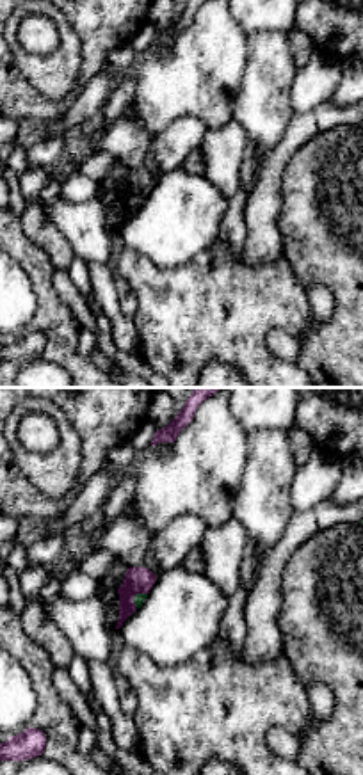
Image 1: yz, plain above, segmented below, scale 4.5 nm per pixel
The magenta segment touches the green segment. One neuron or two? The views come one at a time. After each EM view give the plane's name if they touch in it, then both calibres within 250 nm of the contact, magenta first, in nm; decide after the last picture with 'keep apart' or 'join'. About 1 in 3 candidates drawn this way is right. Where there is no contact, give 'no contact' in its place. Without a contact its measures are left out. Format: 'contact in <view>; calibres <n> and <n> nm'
contact in yz; calibres 130 and 50 nm

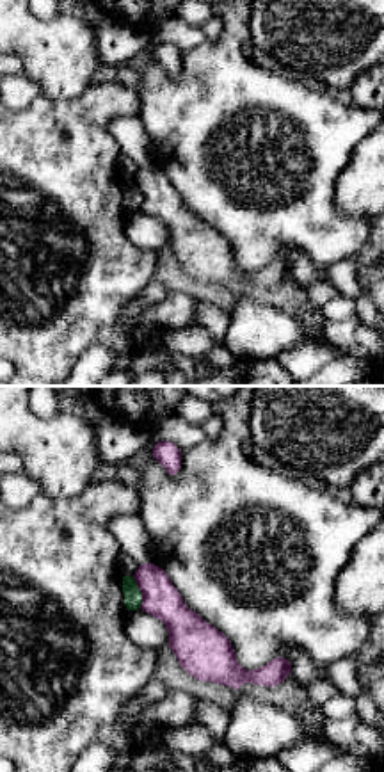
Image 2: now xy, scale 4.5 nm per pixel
contact in xy; calibres 170 and 80 nm

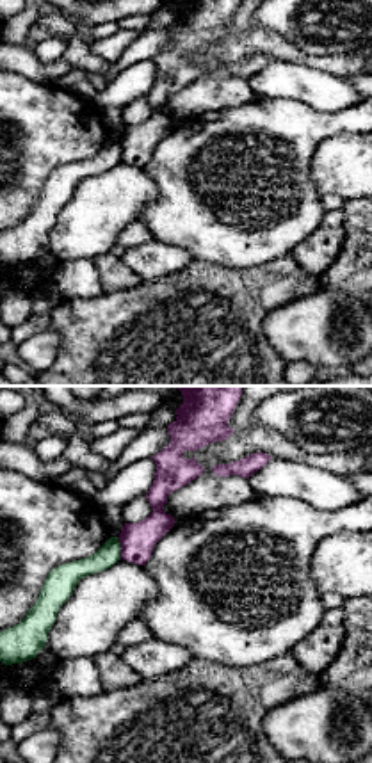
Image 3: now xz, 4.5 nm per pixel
contact in xz; calibres 160 and 100 nm

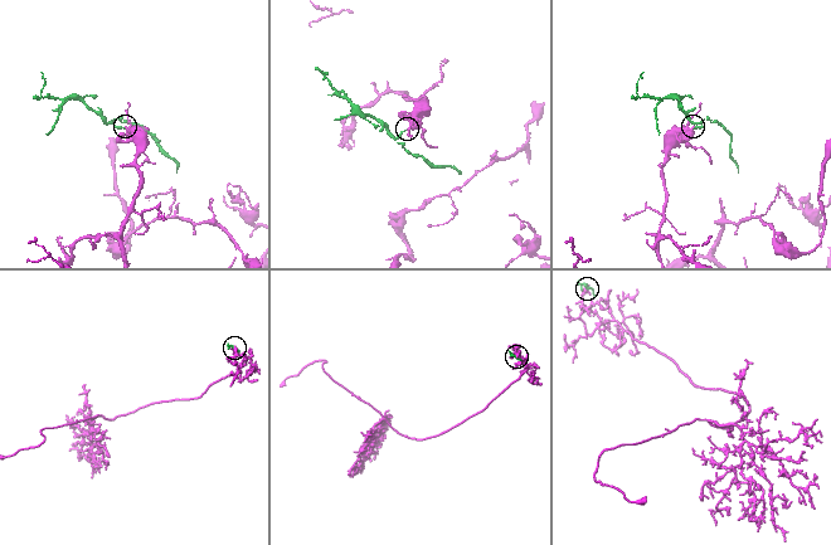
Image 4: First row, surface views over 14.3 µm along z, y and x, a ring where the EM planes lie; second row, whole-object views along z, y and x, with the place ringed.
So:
keep apart

